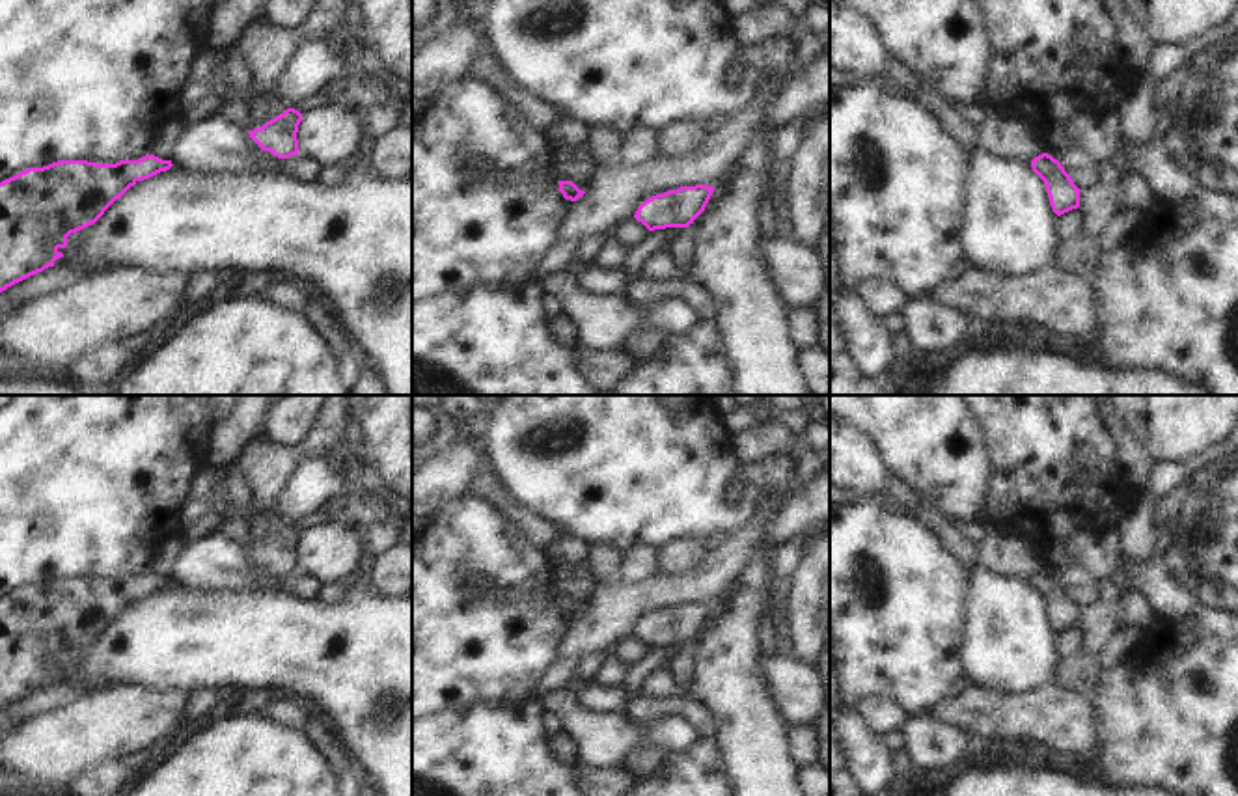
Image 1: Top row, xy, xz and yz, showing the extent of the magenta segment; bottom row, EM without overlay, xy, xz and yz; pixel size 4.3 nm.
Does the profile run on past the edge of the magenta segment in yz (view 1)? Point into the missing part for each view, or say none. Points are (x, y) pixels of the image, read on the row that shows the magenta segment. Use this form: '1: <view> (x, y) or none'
1: none

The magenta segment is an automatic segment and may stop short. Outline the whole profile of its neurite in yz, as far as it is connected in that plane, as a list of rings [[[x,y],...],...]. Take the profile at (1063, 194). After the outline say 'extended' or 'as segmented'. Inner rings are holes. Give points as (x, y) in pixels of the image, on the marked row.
[[[1042,153],[1031,160],[1033,172],[1044,181],[1050,205],[1057,216],[1080,207],[1080,188],[1059,160]]]; as segmented

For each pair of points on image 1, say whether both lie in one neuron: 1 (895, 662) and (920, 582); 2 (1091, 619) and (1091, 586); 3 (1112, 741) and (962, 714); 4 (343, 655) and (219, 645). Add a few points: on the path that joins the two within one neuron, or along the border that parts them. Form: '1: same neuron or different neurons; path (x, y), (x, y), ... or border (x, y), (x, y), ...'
1: same neuron; path (895, 642), (899, 603)
2: different neurons; border (1100, 601), (1082, 608)
3: different neurons; border (1089, 698), (1097, 716), (1095, 752)
4: same neuron; path (312, 651), (301, 645), (250, 645)

